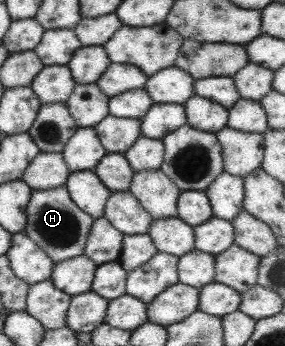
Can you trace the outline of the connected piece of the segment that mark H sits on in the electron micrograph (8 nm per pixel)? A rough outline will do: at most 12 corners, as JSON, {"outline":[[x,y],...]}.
{"outline":[[64,186],[33,190],[23,230],[55,264],[83,255],[94,219]]}

